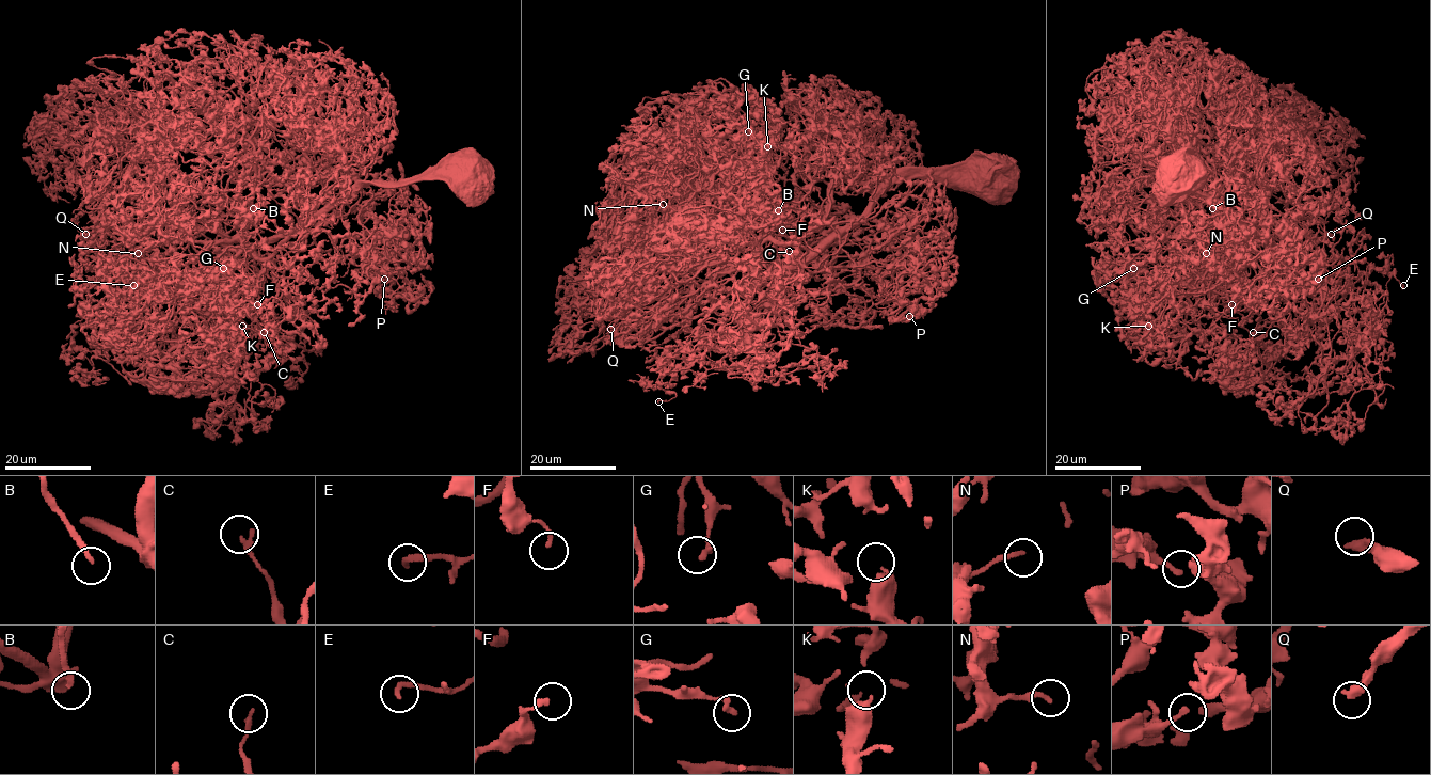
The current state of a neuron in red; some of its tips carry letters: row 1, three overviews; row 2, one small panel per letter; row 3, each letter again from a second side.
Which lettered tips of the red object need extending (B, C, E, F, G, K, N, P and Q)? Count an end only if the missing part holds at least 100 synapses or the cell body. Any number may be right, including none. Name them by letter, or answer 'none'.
B

